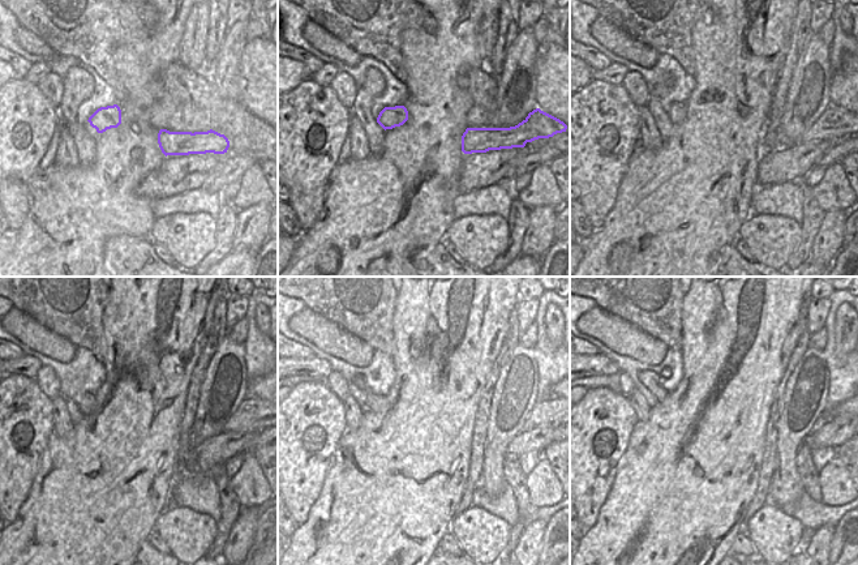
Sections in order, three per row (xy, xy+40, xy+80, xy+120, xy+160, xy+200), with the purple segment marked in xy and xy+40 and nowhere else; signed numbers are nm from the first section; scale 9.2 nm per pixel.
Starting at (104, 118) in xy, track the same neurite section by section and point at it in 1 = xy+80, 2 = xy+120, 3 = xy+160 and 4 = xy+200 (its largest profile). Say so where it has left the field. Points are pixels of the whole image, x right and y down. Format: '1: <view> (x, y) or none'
1: xy+80 (677, 112)
2: xy+120 (86, 402)
3: xy+160 (373, 401)
4: xy+200 (650, 380)

